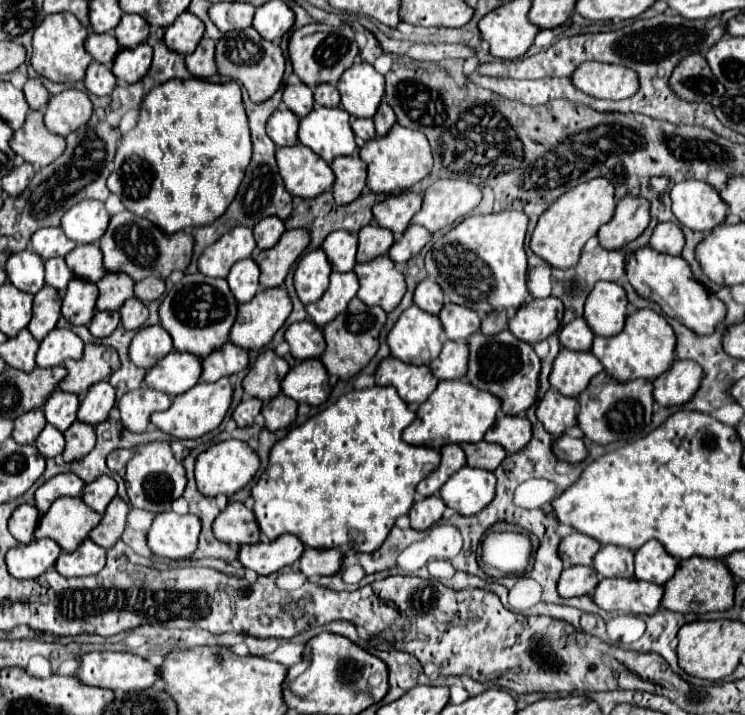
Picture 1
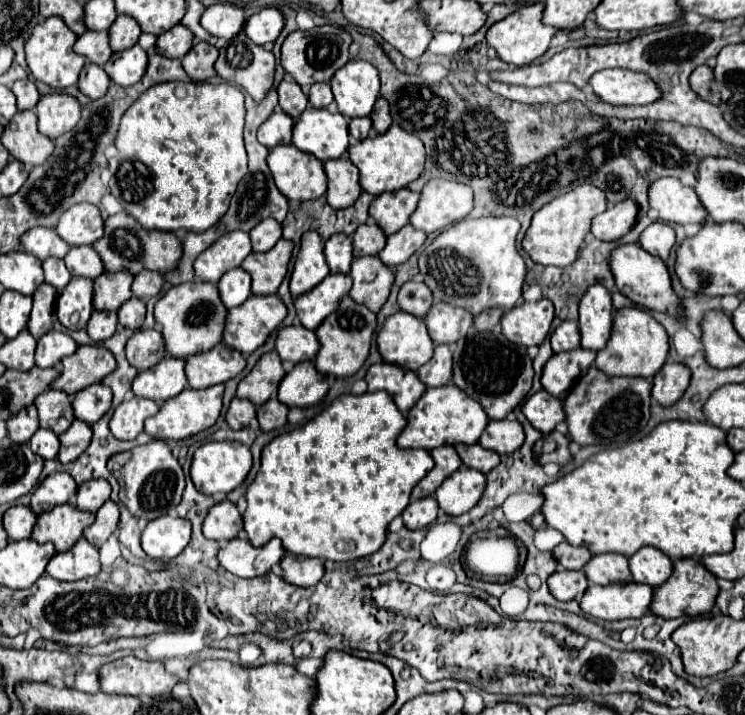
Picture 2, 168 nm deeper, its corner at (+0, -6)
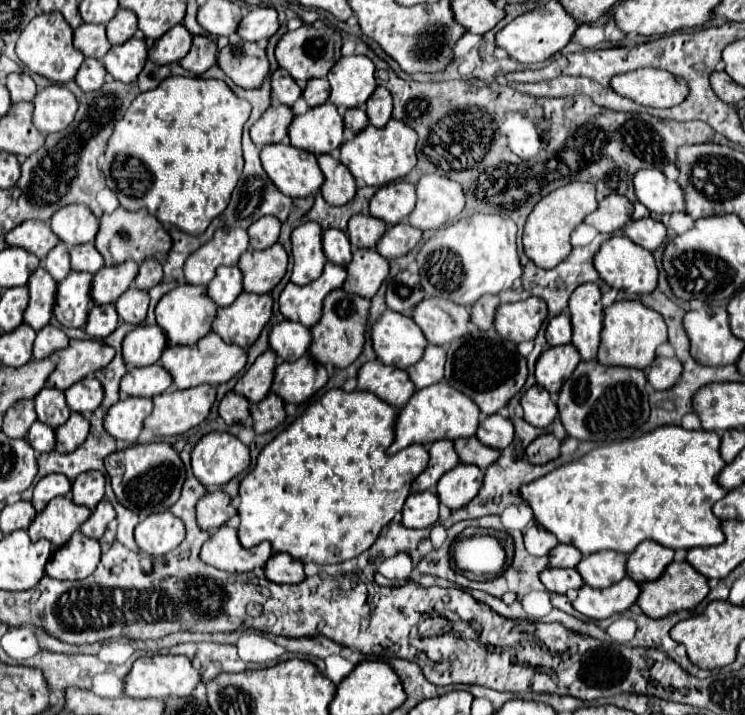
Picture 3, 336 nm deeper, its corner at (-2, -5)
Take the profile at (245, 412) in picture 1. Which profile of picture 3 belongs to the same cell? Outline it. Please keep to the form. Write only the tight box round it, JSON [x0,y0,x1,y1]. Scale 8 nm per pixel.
[218,392,250,426]

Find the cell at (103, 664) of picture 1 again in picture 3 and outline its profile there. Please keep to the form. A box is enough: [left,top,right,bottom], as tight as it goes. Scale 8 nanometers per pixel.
[124,656,200,698]

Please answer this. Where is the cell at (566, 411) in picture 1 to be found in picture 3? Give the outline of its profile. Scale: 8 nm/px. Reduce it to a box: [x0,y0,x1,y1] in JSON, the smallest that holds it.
[520,386,558,428]

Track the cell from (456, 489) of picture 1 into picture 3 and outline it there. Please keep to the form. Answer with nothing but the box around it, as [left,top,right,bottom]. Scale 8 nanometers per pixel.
[436,462,484,510]

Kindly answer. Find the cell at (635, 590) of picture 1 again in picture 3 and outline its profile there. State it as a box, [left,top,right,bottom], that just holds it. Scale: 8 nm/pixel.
[572,576,640,620]

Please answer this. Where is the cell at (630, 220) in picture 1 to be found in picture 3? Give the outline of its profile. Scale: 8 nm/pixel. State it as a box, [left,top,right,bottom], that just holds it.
[584,194,634,234]

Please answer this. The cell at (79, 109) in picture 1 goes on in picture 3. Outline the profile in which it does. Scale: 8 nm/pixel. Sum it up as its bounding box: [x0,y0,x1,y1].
[32,84,78,134]

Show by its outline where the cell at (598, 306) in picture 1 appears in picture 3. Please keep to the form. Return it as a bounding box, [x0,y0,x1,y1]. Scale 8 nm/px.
[568,284,604,360]

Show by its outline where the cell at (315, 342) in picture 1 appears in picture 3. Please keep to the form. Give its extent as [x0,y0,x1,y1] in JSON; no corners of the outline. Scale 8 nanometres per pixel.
[270,320,310,362]

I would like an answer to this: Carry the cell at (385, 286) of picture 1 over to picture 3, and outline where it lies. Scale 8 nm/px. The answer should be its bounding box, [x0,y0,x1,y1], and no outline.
[342,248,390,300]

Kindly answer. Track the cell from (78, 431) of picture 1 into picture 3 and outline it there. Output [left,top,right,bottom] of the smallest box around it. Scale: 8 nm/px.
[56,412,90,454]

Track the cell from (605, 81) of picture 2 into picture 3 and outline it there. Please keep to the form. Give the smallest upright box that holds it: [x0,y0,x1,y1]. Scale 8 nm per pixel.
[610,68,688,108]

